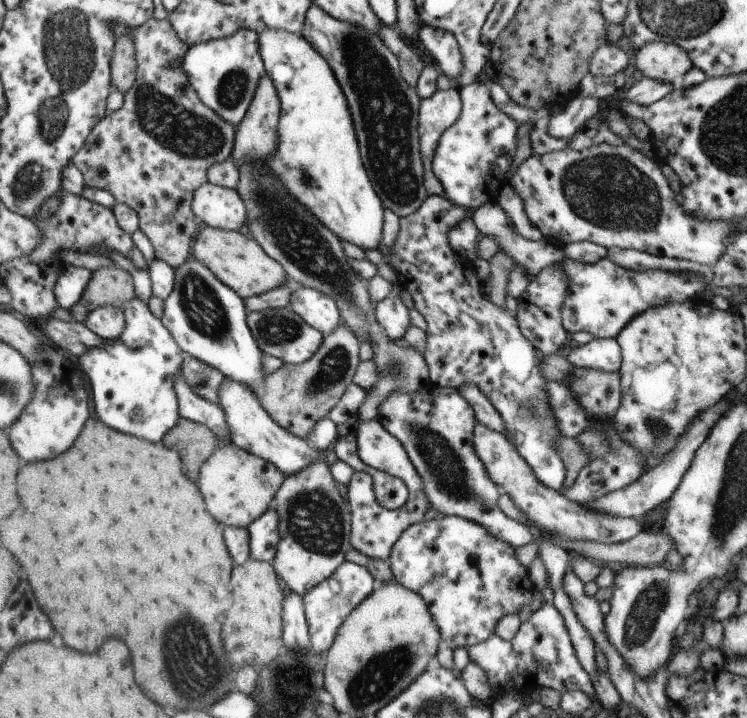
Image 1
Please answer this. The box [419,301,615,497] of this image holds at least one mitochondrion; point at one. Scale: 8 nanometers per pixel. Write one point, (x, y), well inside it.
(528, 413)

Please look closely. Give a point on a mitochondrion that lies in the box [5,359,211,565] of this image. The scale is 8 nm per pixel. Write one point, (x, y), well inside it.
(140, 415)

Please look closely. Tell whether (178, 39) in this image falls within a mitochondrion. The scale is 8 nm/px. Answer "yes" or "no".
no

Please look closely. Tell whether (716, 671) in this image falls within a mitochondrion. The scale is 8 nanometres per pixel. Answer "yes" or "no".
no

